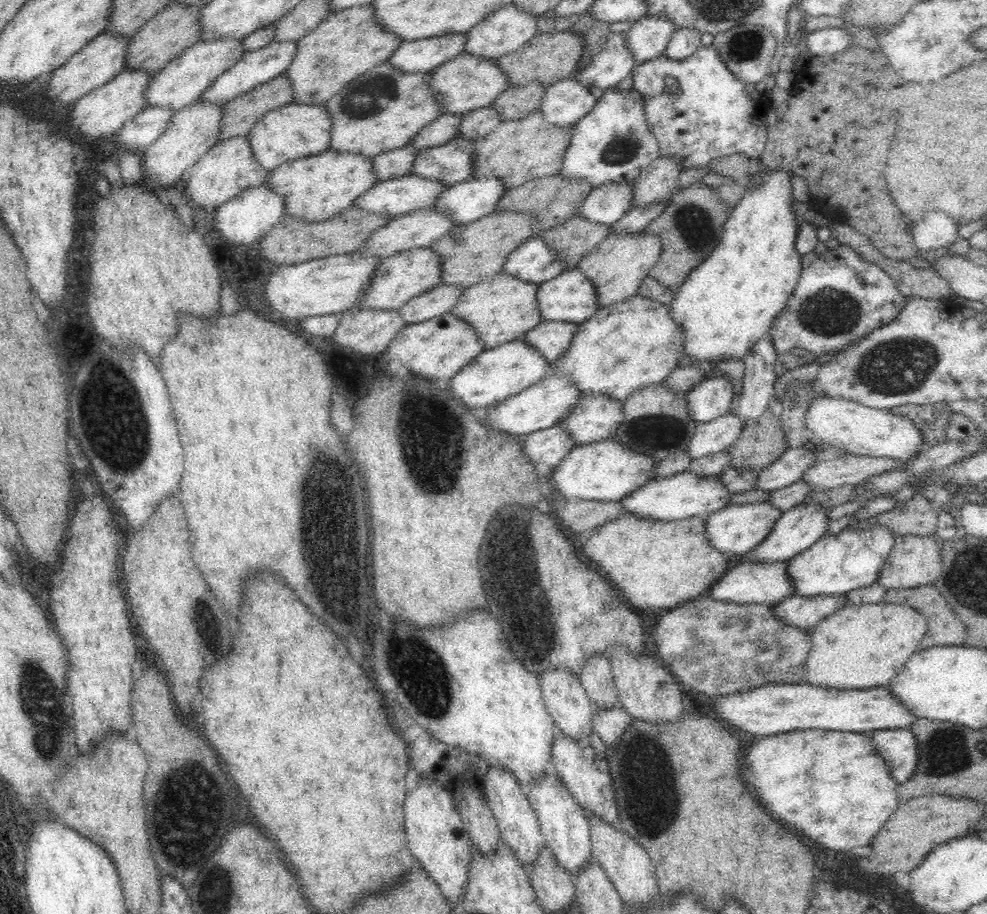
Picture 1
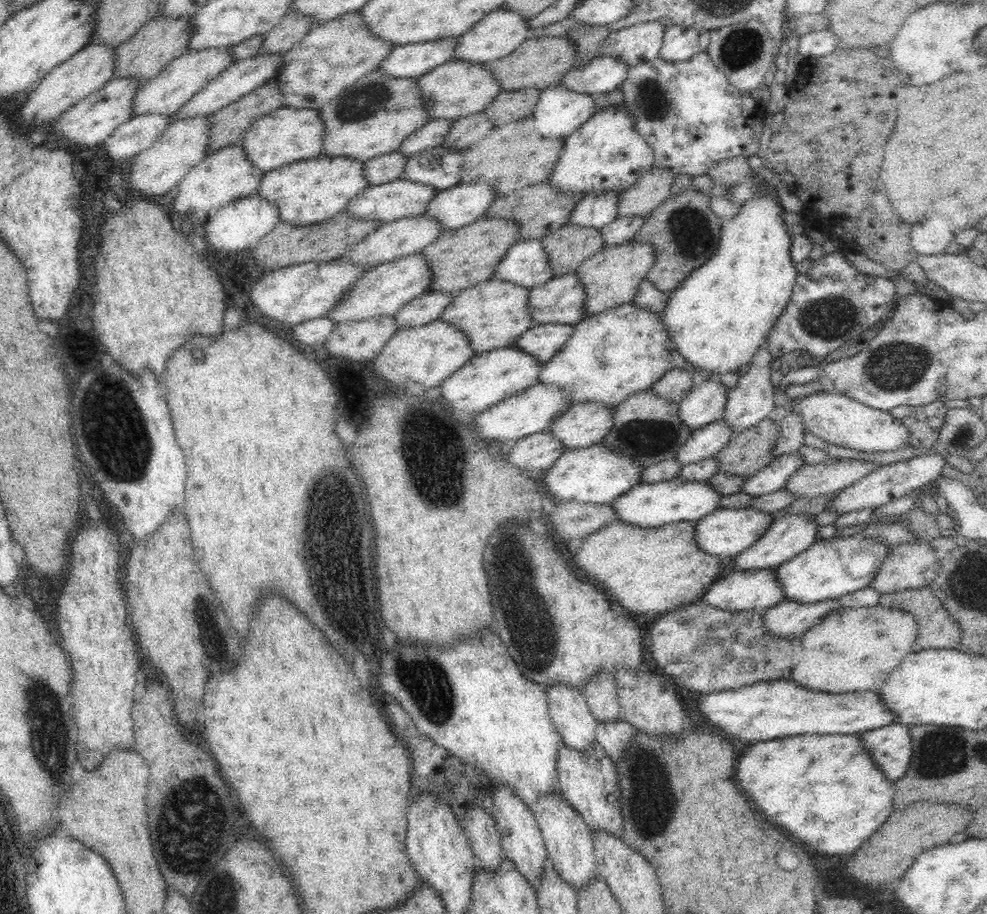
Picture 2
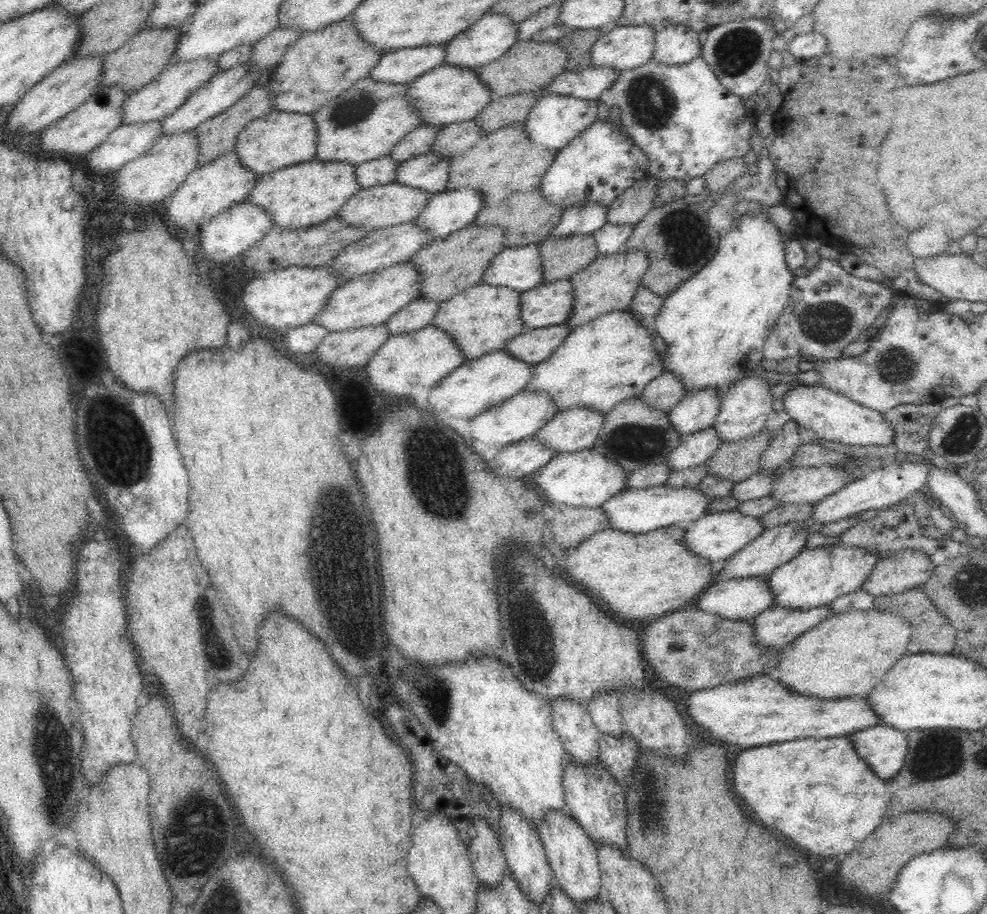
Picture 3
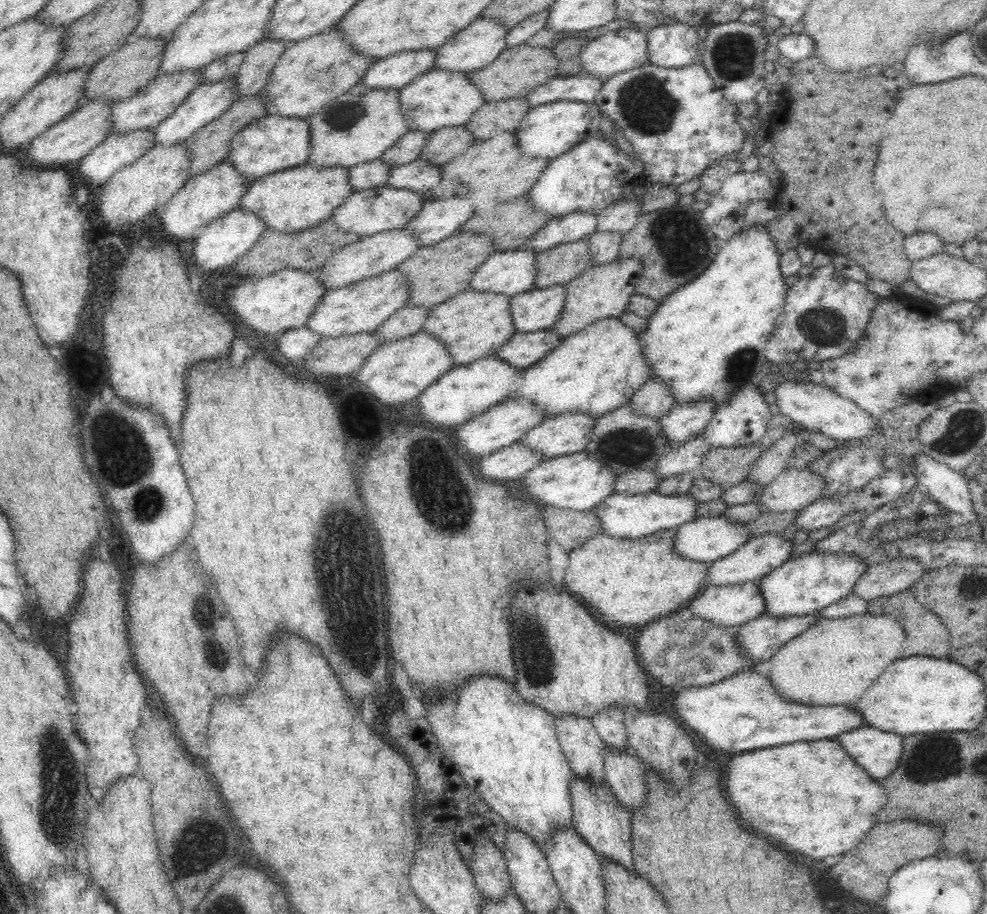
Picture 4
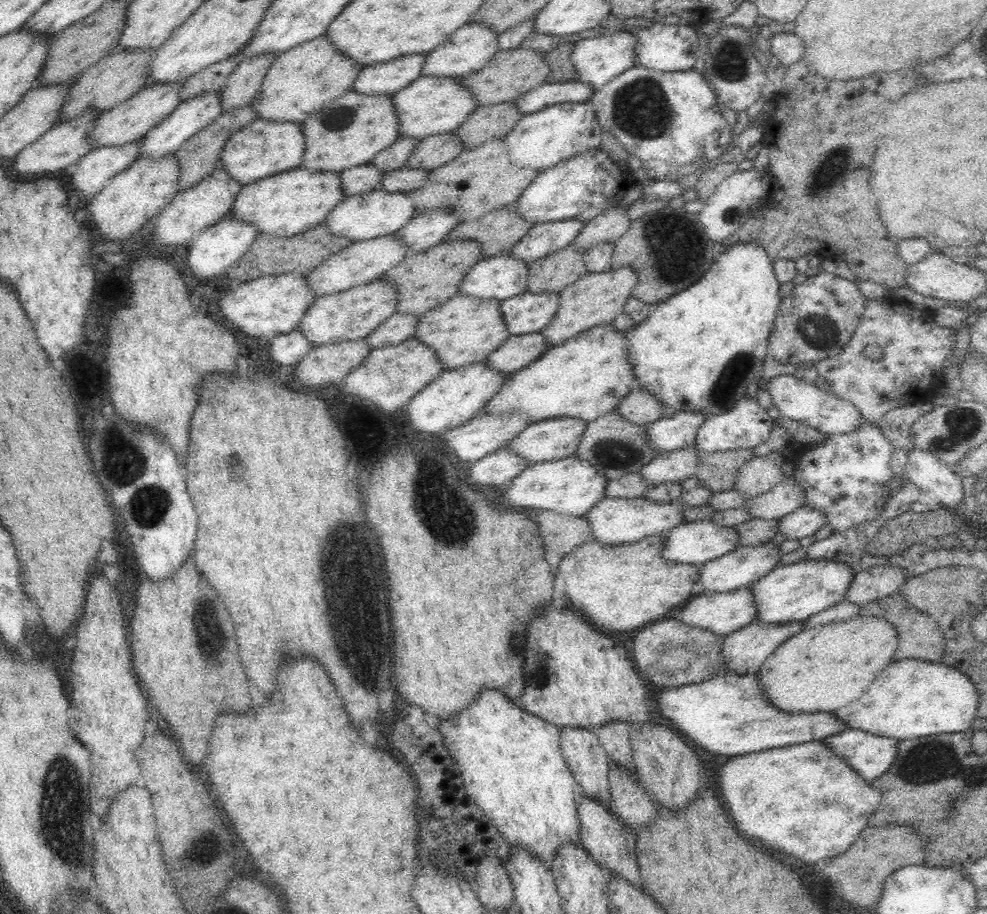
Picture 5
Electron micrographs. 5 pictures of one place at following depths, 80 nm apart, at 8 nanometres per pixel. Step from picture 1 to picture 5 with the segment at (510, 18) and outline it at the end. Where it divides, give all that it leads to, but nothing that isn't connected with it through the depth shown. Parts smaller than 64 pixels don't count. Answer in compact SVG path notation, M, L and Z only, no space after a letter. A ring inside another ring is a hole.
M466 23L453 32L448 40L426 53L426 60L420 66L420 75L460 78L480 70L496 50L497 34L480 23Z

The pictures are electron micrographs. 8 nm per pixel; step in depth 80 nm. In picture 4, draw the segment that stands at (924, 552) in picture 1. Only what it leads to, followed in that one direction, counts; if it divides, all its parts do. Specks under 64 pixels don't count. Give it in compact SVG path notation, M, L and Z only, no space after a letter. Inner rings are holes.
M898 557L873 564L860 574L850 593L865 602L880 600L900 591L906 591L925 573L920 561L910 557Z

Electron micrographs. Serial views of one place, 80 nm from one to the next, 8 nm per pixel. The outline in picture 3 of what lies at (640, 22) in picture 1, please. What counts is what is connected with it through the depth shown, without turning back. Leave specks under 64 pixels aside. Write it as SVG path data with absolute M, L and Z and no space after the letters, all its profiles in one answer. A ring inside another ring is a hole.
M620 26L605 29L592 44L588 66L600 66L618 72L639 67L652 59L654 26Z

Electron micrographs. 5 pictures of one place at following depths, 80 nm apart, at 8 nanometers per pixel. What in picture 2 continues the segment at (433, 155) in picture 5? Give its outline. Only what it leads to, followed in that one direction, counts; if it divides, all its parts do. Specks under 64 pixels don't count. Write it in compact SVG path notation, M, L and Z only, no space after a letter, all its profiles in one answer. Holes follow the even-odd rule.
M482 111L474 116L460 118L452 122L441 148L464 151L486 138L492 129L490 120L485 118Z

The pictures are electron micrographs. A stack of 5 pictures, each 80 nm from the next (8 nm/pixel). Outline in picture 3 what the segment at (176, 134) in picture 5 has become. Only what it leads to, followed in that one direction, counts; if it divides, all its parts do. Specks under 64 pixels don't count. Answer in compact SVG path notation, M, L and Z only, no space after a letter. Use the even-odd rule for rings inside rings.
M246 64L235 66L234 68L225 70L223 73L214 74L212 78L198 88L194 94L191 94L180 108L176 109L170 116L167 116L161 122L162 135L173 135L179 132L194 130L198 125L203 124L206 120L210 120L213 116L224 112L230 108L237 100L240 100L246 92L254 87L254 75L250 75L246 71Z

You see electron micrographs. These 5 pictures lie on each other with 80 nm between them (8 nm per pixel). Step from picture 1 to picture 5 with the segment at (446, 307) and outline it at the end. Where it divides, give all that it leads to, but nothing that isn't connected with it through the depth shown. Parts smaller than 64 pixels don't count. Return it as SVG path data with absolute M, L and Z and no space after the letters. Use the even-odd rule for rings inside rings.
M394 313L364 339L367 340L371 350L396 346L412 338L419 318L419 316L405 316L404 314Z

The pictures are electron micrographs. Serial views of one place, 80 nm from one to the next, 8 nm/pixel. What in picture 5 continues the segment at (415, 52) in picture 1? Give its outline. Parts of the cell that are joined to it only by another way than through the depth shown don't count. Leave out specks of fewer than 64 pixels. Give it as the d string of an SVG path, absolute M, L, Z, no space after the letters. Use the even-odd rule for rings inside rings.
M420 53L362 67L350 91L364 95L392 95L420 76L420 66L424 60L426 53Z

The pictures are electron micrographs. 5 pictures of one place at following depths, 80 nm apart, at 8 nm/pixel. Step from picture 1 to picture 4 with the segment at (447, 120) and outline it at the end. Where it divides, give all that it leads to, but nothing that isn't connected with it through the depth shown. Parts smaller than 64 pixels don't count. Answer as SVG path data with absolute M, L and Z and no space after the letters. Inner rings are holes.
M408 131L400 137L388 150L378 156L380 161L390 165L390 168L413 161L418 158L420 150L424 148L428 133L420 131Z

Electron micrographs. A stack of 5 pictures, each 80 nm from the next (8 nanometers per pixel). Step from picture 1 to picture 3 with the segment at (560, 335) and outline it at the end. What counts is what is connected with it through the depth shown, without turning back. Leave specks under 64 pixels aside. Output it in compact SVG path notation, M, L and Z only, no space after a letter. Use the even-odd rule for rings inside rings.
M563 324L528 329L512 338L504 350L526 364L536 365L552 355L571 332Z

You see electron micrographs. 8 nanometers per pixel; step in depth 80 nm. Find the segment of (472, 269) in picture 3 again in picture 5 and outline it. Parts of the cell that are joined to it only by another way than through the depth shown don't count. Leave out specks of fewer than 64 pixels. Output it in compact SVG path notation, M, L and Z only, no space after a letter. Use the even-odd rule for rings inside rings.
M453 240L446 241L428 250L409 254L400 264L384 272L378 279L394 283L394 291L398 295L398 304L394 313L405 316L422 316L426 311L444 304L448 299L456 296L460 282L464 280L466 272L476 264L480 258L480 243L476 241Z

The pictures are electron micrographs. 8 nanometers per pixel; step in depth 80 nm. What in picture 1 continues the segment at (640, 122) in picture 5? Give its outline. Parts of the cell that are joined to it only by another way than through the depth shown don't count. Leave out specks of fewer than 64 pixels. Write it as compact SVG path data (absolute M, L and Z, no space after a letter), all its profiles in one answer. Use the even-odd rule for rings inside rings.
M712 45L701 46L684 60L670 60L663 54L644 61L632 68L630 76L630 91L642 95L646 125L656 137L658 157L668 157L685 170L706 169L714 159L738 153L759 159L764 152L770 98L736 79Z

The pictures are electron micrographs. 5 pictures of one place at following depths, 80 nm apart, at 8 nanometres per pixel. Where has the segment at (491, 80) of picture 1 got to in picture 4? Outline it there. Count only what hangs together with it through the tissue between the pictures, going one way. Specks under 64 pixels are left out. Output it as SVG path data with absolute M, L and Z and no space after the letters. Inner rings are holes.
M432 69L398 89L398 103L409 120L408 130L430 134L441 128L464 125L485 100L478 87L468 81L466 73Z

